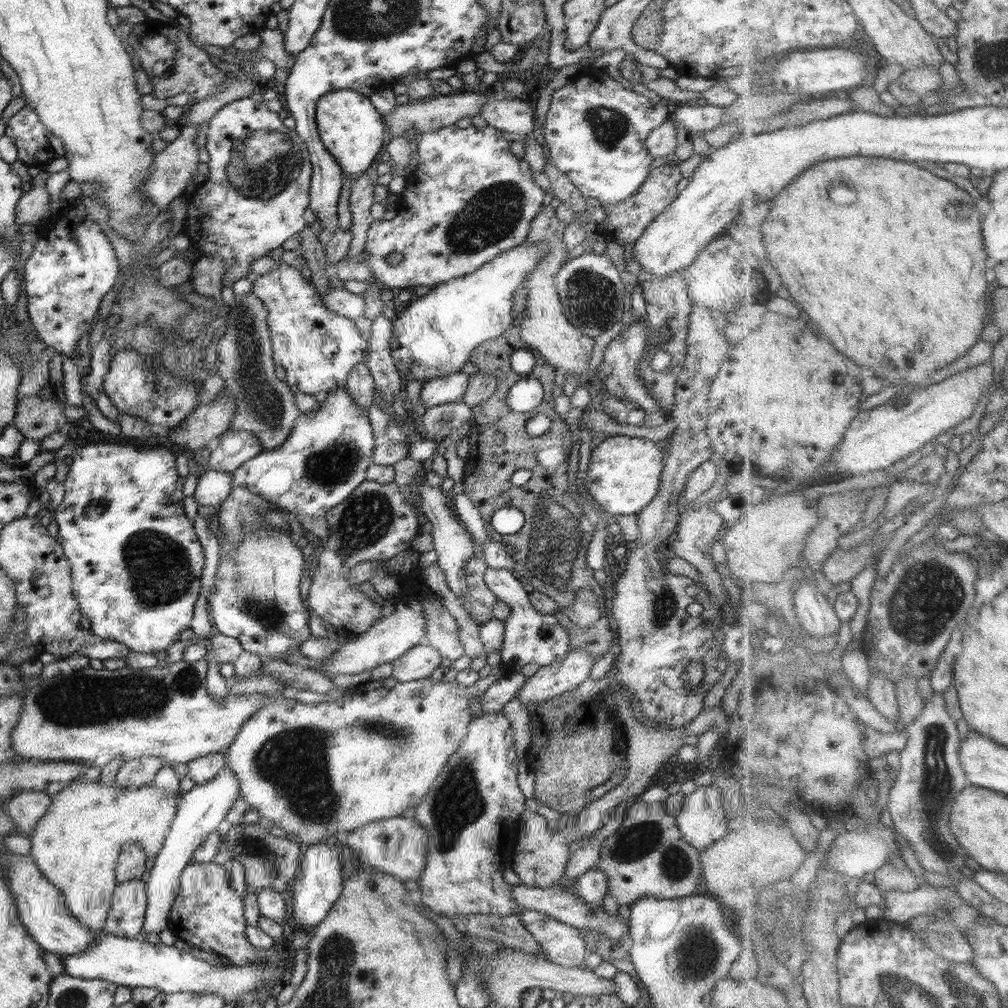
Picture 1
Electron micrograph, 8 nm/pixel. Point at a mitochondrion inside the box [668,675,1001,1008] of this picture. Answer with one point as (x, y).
(937, 783)

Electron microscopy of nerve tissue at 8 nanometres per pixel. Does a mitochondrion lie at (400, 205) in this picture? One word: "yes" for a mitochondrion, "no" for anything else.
no

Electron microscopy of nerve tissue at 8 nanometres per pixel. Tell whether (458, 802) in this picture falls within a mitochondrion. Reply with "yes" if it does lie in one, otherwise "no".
yes

